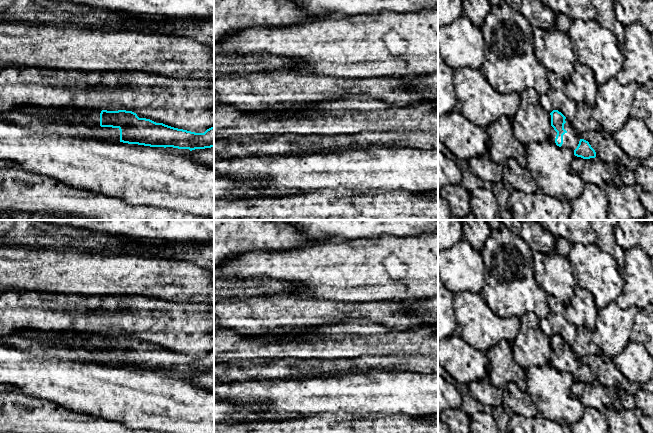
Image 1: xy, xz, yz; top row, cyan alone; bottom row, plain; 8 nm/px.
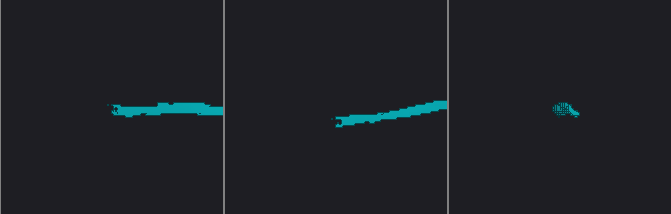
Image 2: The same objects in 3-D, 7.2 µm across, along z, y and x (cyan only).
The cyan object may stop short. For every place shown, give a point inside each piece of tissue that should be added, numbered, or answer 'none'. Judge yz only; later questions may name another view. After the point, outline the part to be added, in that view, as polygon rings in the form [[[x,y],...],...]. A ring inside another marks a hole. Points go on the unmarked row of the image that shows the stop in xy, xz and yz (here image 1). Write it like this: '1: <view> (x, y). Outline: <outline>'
1: yz (571, 363). Outline: [[[565,343],[564,353],[567,355],[563,359],[562,372],[569,372],[573,376],[577,372],[579,365],[582,363],[582,359],[579,358],[572,350],[571,345]]]

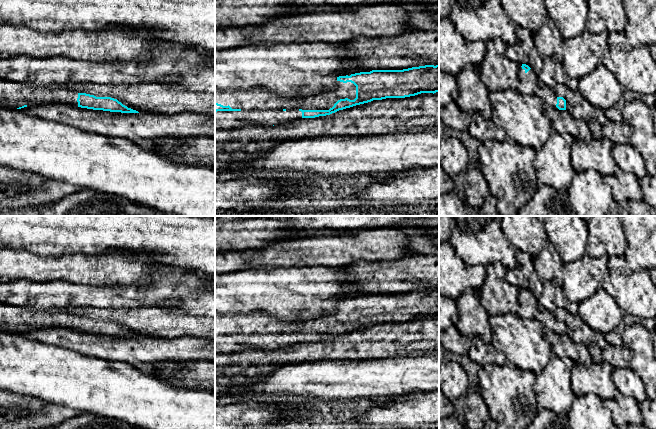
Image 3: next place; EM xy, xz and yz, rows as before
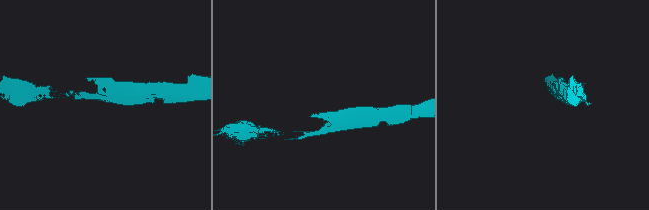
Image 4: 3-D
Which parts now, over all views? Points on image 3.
1: xz (258, 330). Outline: [[[337,305],[334,314],[321,316],[312,320],[305,321],[282,321],[263,312],[250,312],[245,315],[215,315],[215,327],[223,330],[230,330],[232,335],[215,336],[215,354],[231,354],[245,351],[250,348],[260,350],[273,350],[286,347],[291,344],[302,342],[302,334],[329,334],[340,324],[356,322],[356,310],[351,307]]]

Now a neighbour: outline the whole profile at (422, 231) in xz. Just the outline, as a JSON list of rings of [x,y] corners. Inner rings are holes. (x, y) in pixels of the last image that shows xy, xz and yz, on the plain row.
[[[406,216],[394,226],[407,235],[412,255],[439,256],[439,216]]]

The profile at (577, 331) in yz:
[[[556,308],[553,312],[557,321],[566,324],[566,335],[575,344],[583,343],[586,346],[595,342],[596,333],[578,314],[572,314],[564,308]]]

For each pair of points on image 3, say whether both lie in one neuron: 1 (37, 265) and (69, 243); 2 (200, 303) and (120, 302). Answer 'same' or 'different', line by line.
1: different
2: different

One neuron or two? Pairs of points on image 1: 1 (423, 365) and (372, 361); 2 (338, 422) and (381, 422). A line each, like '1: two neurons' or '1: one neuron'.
1: one neuron
2: one neuron

